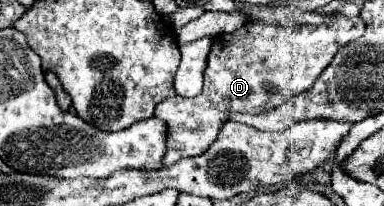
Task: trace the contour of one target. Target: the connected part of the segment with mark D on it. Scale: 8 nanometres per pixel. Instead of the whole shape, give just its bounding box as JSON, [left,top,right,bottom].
[156,17,364,165]

